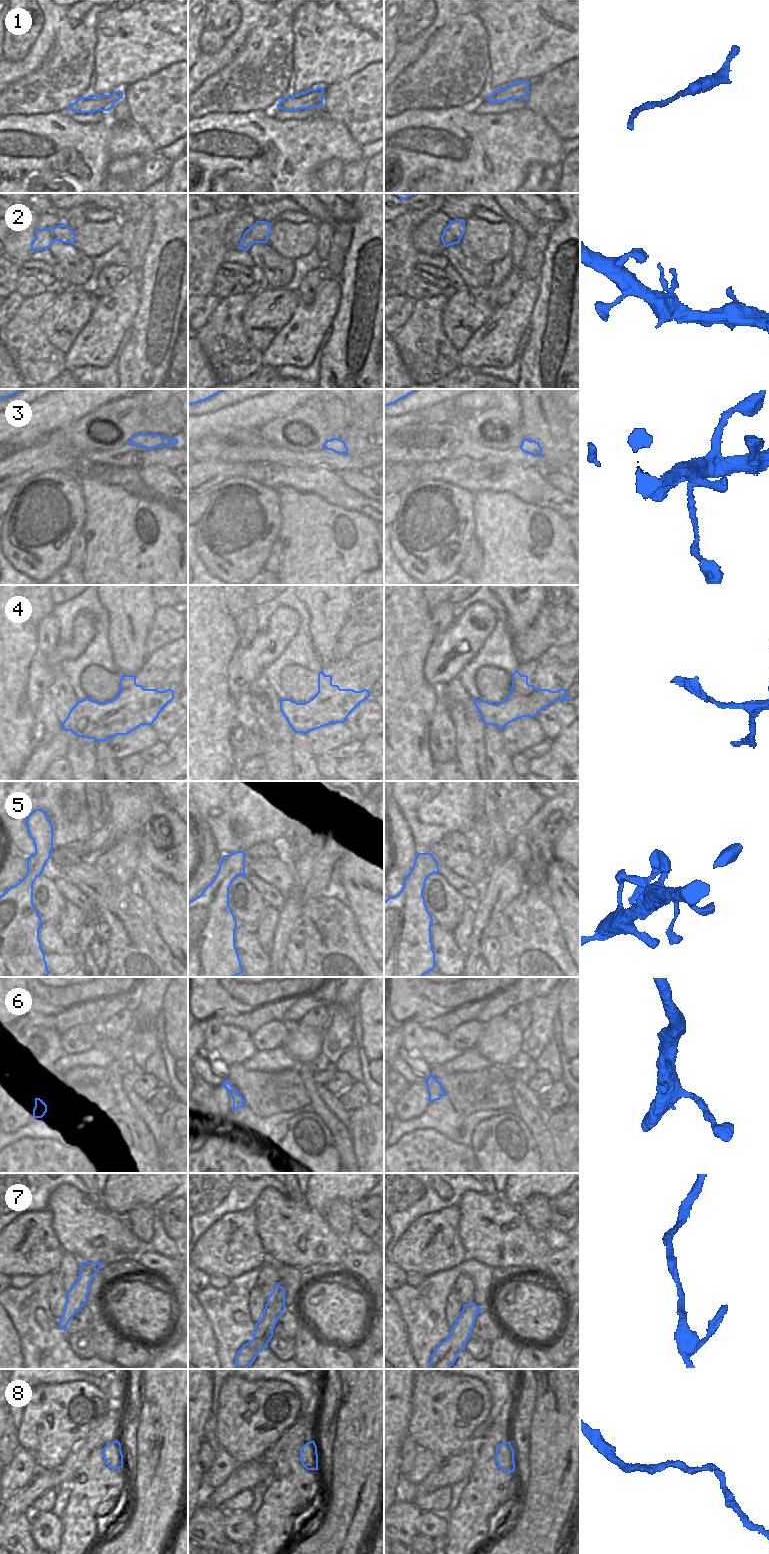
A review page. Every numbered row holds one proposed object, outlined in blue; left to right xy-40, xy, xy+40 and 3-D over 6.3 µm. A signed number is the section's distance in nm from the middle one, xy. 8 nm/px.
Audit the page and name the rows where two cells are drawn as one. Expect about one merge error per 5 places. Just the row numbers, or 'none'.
3, 4

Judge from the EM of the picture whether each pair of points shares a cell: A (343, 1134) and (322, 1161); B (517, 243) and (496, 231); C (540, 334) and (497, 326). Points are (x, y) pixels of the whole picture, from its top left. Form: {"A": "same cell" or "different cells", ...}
{"A": "different cells", "B": "different cells", "C": "different cells"}

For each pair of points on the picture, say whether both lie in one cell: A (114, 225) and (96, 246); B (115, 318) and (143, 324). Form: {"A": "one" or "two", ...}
{"A": "one", "B": "two"}

